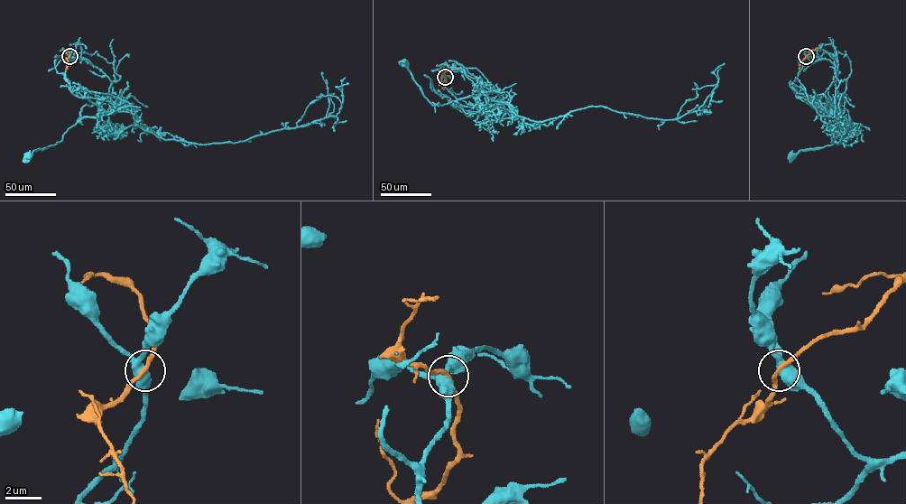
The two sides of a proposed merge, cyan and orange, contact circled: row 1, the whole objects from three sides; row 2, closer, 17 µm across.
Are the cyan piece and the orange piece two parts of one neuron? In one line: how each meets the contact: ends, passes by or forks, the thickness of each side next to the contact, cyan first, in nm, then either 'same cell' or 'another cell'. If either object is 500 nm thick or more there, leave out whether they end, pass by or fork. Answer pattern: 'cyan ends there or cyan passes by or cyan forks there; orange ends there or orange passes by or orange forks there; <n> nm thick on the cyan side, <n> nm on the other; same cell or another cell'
cyan forks there; orange passes by; 440 nm thick on the cyan side, 220 nm on the other; another cell

